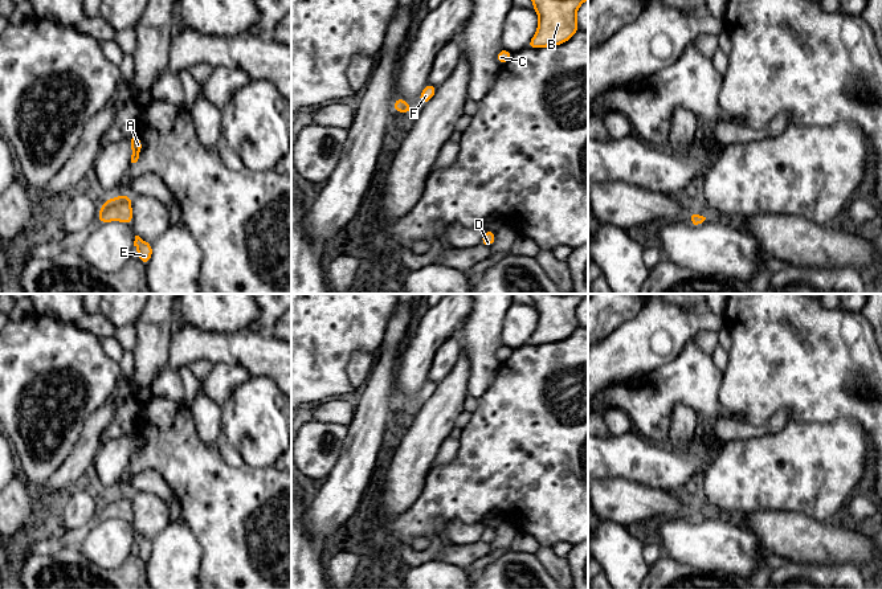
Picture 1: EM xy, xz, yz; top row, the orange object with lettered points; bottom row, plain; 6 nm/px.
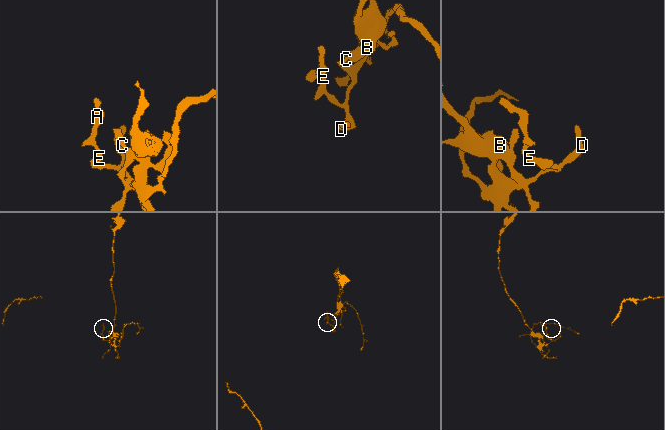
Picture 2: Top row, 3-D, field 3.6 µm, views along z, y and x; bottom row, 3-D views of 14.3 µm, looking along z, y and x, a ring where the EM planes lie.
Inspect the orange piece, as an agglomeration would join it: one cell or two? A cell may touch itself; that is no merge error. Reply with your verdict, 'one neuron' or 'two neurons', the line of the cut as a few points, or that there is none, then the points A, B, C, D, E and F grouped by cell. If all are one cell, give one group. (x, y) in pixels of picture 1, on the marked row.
one neuron; no cut; A B C D E F

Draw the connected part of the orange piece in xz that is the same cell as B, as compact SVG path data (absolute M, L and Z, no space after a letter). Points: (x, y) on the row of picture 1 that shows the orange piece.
M531 0L539 17L536 33L528 49L559 46L579 30L576 13L585 0Z

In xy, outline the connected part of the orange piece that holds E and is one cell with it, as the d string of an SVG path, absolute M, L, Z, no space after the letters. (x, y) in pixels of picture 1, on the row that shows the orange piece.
M135 236L134 246L138 250L138 258L143 265L148 265L152 257L152 244L146 242L139 236Z

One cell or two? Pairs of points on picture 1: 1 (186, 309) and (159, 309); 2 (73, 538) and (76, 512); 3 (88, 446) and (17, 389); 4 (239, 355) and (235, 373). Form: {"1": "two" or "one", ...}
{"1": "two", "2": "two", "3": "two", "4": "two"}

